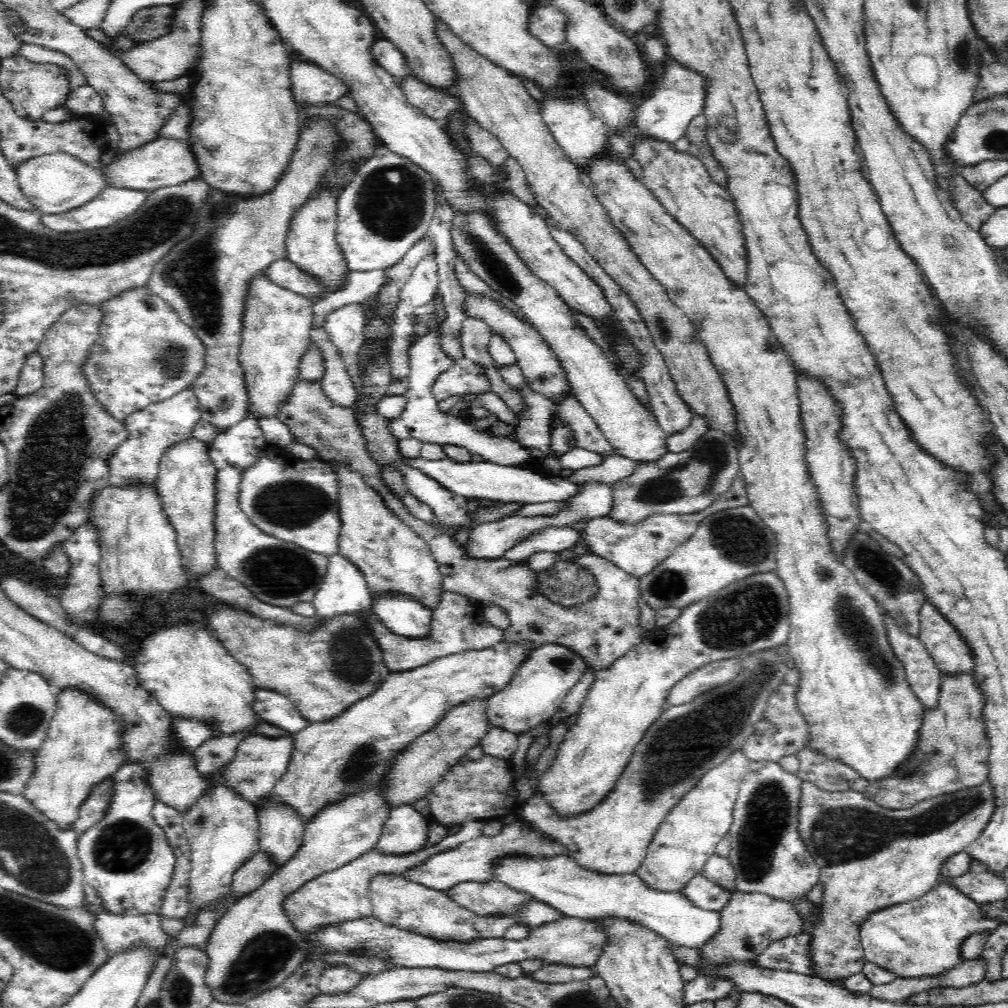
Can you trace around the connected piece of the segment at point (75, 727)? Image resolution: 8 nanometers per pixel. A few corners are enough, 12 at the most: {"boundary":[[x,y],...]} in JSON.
{"boundary":[[68,692],[21,795],[76,833],[125,764],[114,716]]}

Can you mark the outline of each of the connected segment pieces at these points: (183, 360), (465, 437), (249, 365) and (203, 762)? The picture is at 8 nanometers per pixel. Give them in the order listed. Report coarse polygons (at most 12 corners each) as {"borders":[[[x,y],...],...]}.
{"borders":[[[150,286],[96,307],[86,375],[124,420],[190,389],[204,342]],[[434,313],[409,348],[406,412],[385,426],[398,441],[463,446],[501,465],[542,459],[444,413],[431,386],[457,360]],[[250,286],[239,351],[246,419],[281,416],[311,341],[311,301]],[[238,736],[204,740],[198,767],[217,774],[232,762]]]}

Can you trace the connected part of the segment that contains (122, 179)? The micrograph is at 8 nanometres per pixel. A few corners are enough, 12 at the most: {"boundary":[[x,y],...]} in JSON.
{"boundary":[[159,138],[104,169],[134,191],[201,176],[189,139]]}

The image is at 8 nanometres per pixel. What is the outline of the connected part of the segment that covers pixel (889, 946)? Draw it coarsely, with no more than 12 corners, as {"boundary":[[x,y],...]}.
{"boundary":[[939,883],[862,924],[864,960],[941,980],[1003,921]]}

